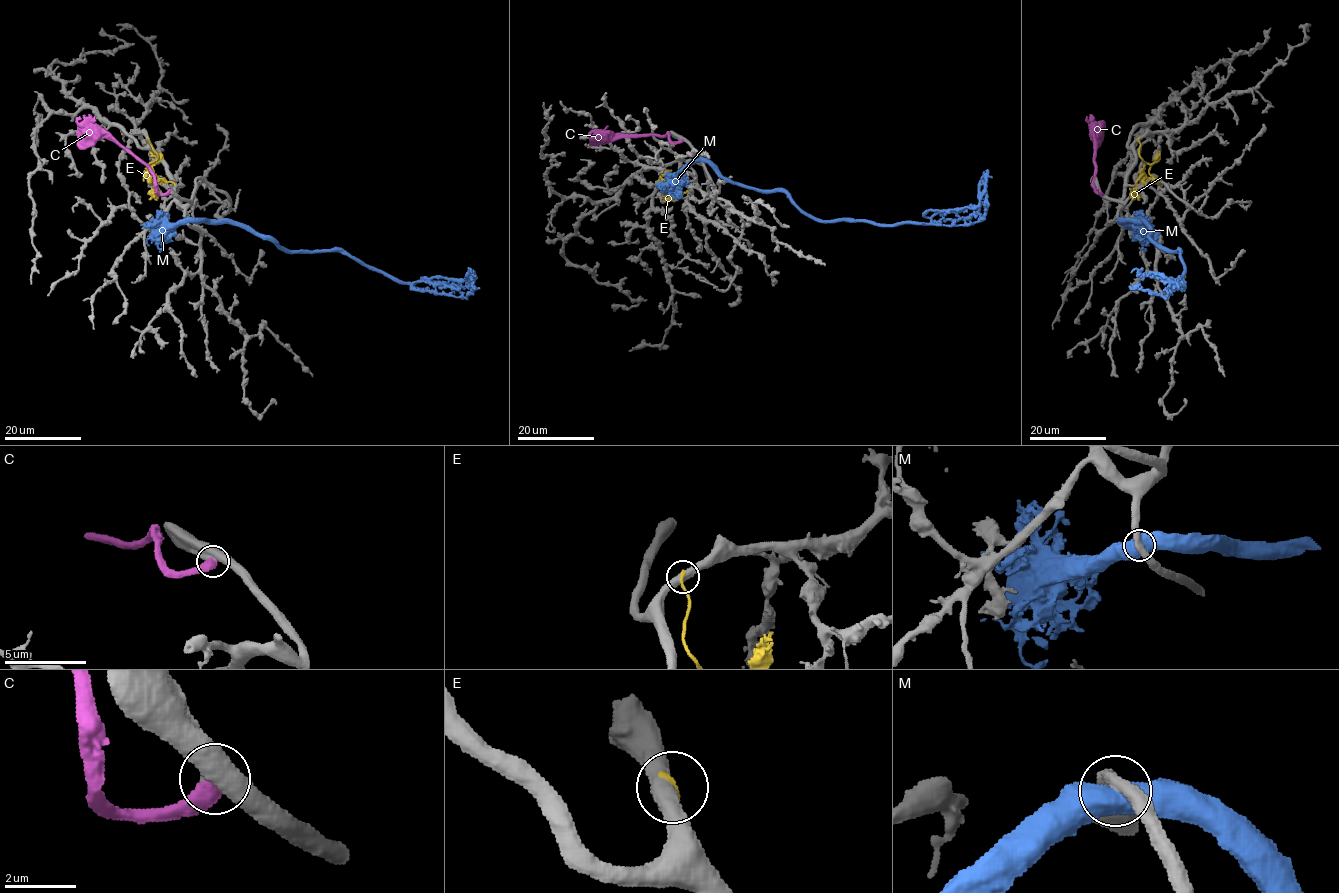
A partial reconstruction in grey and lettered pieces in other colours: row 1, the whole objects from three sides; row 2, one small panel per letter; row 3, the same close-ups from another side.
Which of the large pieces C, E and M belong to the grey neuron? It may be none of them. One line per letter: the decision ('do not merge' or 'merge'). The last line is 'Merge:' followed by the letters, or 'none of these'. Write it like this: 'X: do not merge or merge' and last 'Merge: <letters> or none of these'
C: merge
E: do not merge
M: do not merge
Merge: C

